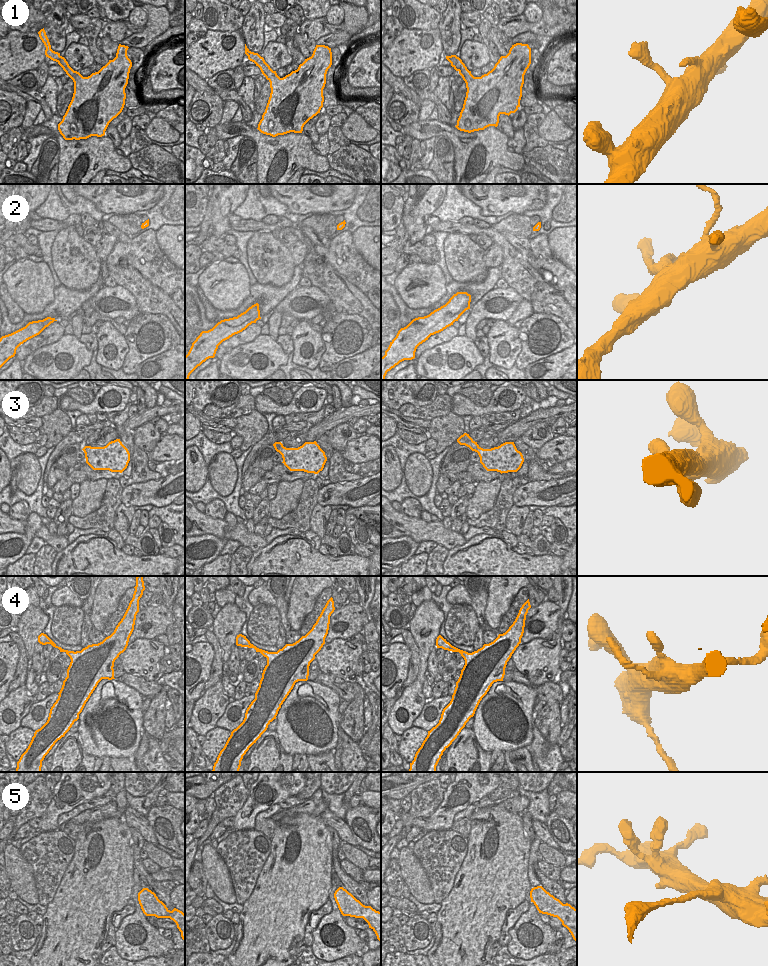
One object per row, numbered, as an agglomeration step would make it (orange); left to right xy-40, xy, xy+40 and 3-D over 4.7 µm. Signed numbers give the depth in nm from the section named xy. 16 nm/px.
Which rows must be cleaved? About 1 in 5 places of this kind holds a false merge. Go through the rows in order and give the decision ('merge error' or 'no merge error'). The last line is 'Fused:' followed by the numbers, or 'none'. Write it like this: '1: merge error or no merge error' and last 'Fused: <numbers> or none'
1: no merge error
2: no merge error
3: no merge error
4: no merge error
5: merge error
Fused: 5

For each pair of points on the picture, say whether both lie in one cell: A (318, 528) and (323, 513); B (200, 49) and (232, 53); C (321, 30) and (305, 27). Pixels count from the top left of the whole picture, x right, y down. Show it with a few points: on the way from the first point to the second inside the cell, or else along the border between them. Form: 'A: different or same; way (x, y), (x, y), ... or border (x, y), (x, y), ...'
A: same; way (318, 524), (319, 517)
B: same; way (208, 51), (224, 51)
C: same; way (317, 29), (309, 27)

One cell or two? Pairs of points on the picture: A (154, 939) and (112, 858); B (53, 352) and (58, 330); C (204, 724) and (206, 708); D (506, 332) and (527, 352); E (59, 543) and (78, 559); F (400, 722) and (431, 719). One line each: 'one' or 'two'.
A: two
B: two
C: one
D: two
E: two
F: two

